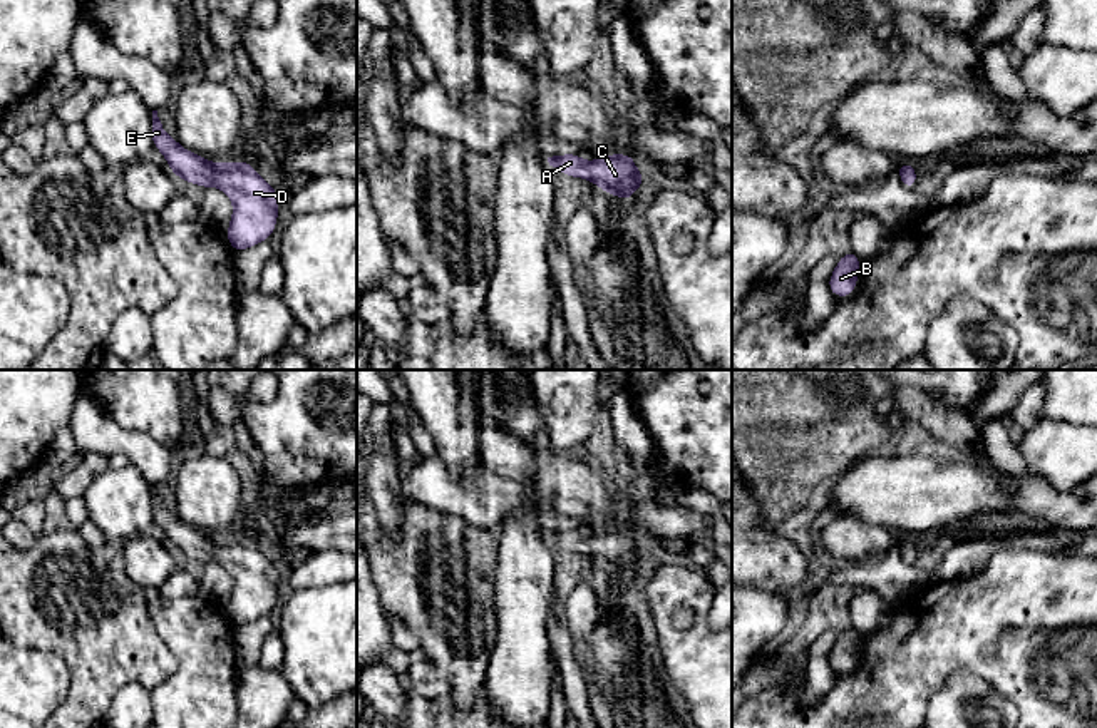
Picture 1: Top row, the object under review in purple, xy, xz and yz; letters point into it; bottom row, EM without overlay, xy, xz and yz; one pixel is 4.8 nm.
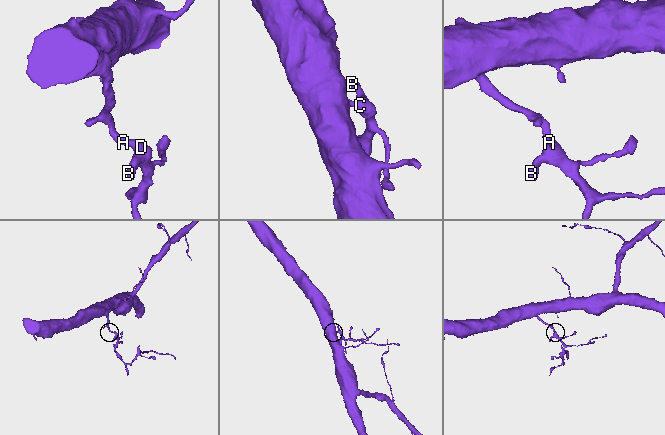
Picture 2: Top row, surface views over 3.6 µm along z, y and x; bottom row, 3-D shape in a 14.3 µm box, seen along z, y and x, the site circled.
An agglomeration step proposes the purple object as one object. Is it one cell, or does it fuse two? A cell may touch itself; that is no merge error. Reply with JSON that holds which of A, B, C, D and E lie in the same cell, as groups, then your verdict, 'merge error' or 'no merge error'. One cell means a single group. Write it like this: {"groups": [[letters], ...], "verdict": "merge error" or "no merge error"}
{"groups": [["A", "B", "C", "D", "E"]], "verdict": "no merge error"}

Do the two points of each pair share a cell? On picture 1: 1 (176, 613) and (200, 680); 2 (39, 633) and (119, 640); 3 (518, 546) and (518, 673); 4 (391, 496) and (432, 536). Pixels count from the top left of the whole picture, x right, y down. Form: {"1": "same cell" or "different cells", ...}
{"1": "same cell", "2": "same cell", "3": "same cell", "4": "different cells"}

